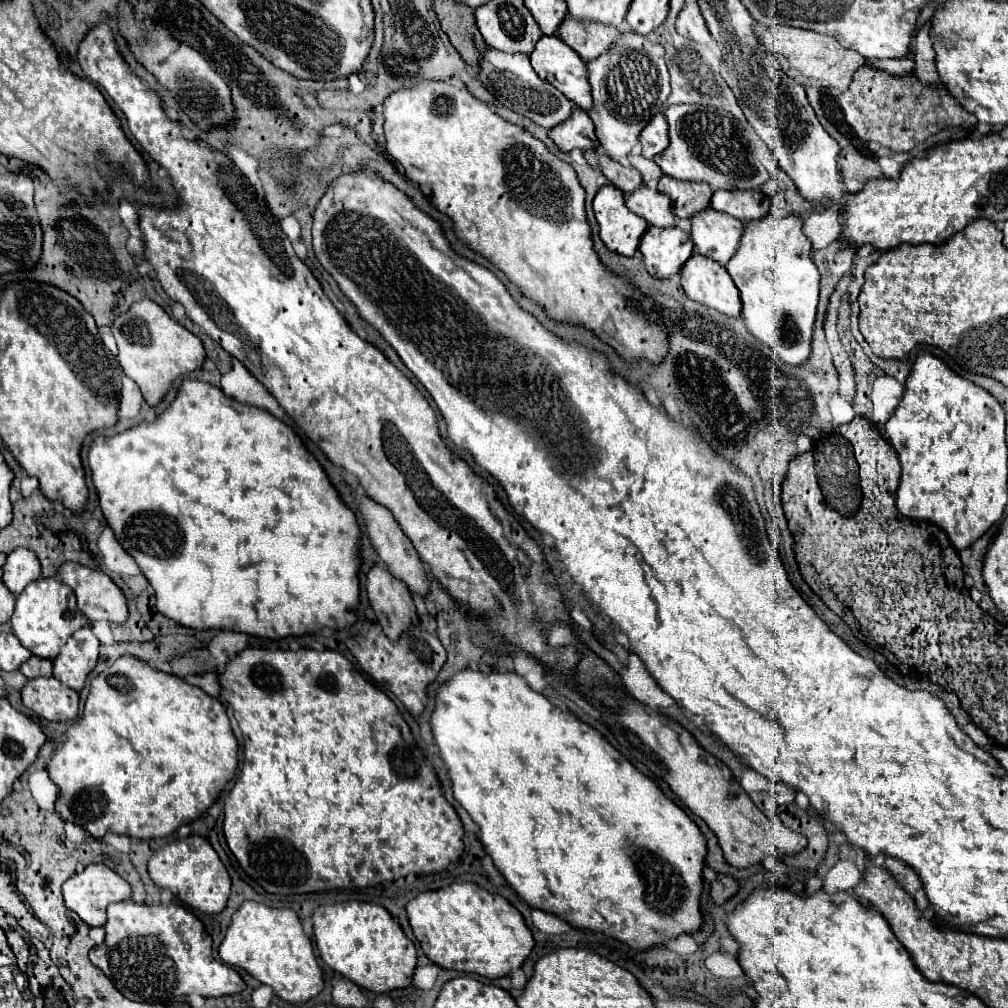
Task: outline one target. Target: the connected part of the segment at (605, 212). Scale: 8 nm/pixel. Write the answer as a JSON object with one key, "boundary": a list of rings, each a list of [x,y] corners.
{"boundary":[[[605,185],[593,199],[593,211],[599,223],[599,237],[605,247],[625,257],[635,255],[649,225],[627,209],[625,195],[613,185]]]}

